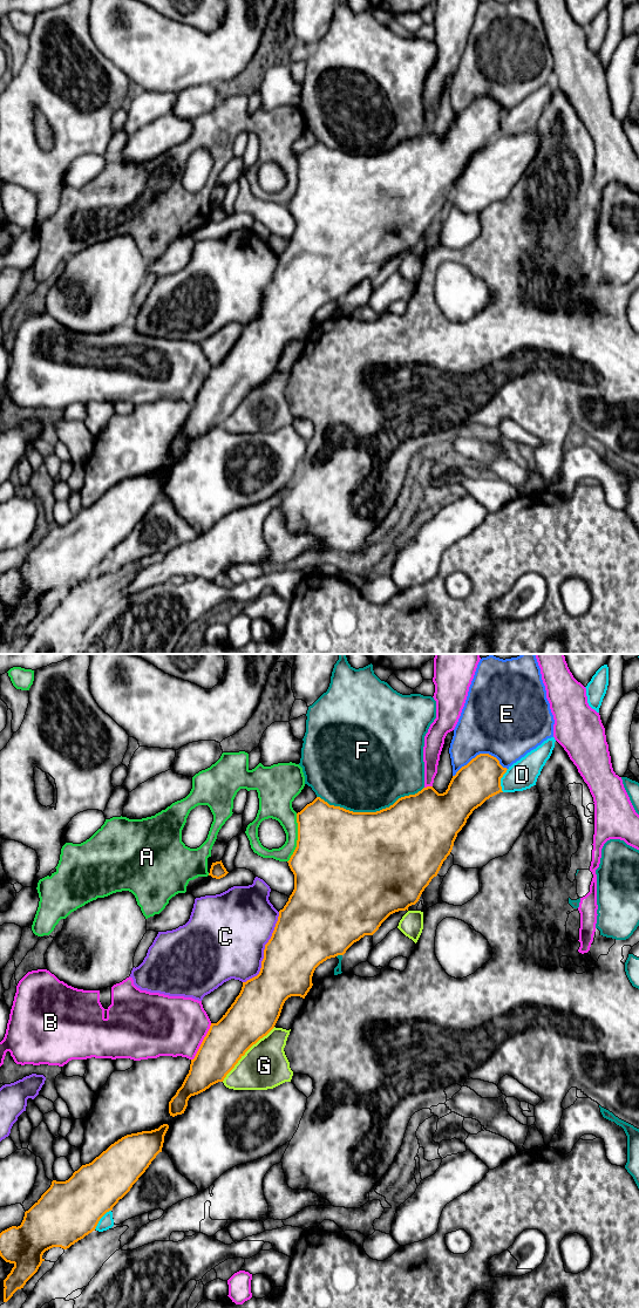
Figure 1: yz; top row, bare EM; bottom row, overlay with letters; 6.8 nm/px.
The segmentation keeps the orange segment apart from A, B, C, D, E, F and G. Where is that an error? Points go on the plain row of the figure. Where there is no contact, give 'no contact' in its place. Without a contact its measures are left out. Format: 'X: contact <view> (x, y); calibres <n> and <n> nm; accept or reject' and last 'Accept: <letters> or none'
A: contact yz (298, 182); calibres 500 and 170 nm; reject
B: contact yz (202, 386); calibres 300 and 420 nm; reject
C: contact yz (264, 294); calibres 400 and 500 nm; reject
D: contact yz (500, 124); calibres 280 and 200 nm; reject
E: contact yz (480, 97); calibres 280 and 460 nm; reject
F: contact yz (369, 156); calibres 500 and 500 nm; reject
G: contact yz (245, 395); calibres 320 and 320 nm; reject
Accept: none

